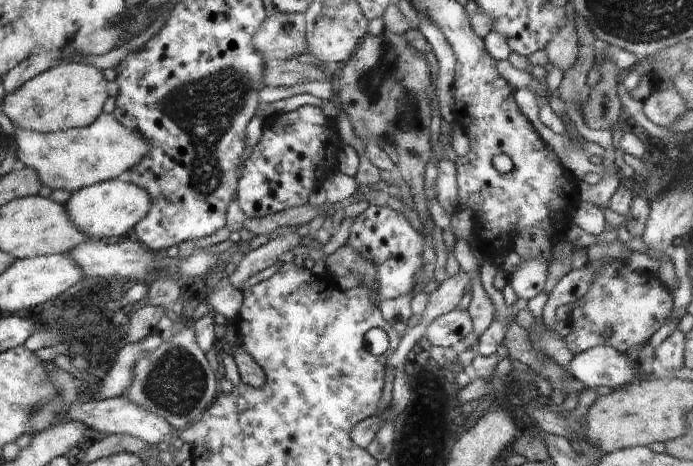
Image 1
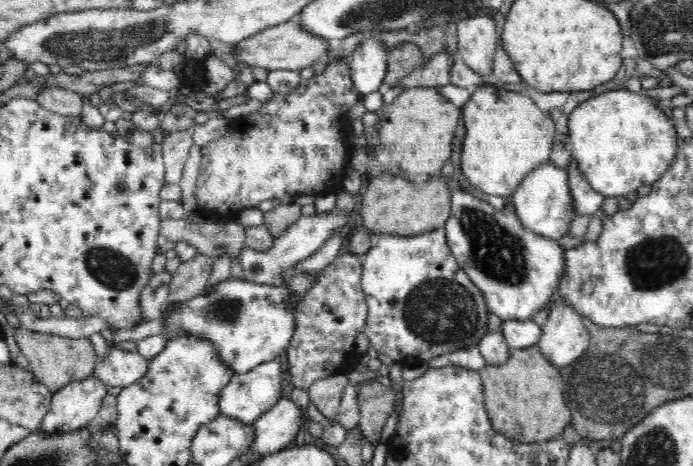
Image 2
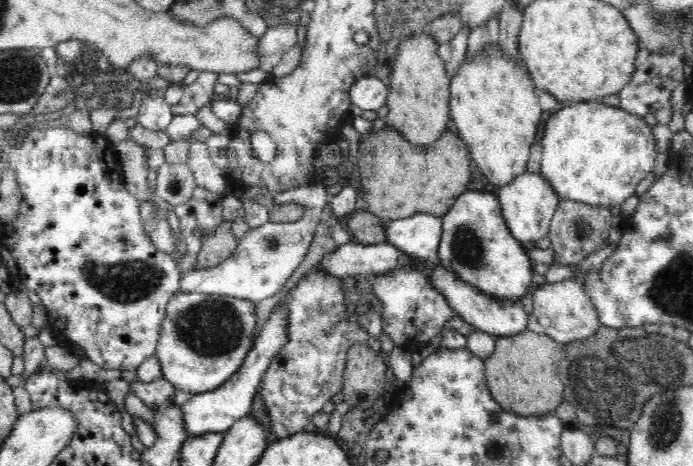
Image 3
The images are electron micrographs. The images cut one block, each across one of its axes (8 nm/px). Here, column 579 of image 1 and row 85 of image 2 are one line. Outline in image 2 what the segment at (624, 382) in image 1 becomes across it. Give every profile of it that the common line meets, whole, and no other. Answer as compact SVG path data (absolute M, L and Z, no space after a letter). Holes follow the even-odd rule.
M364 40L352 52L351 80L360 96L368 96L384 89L388 58L387 47L378 40Z

